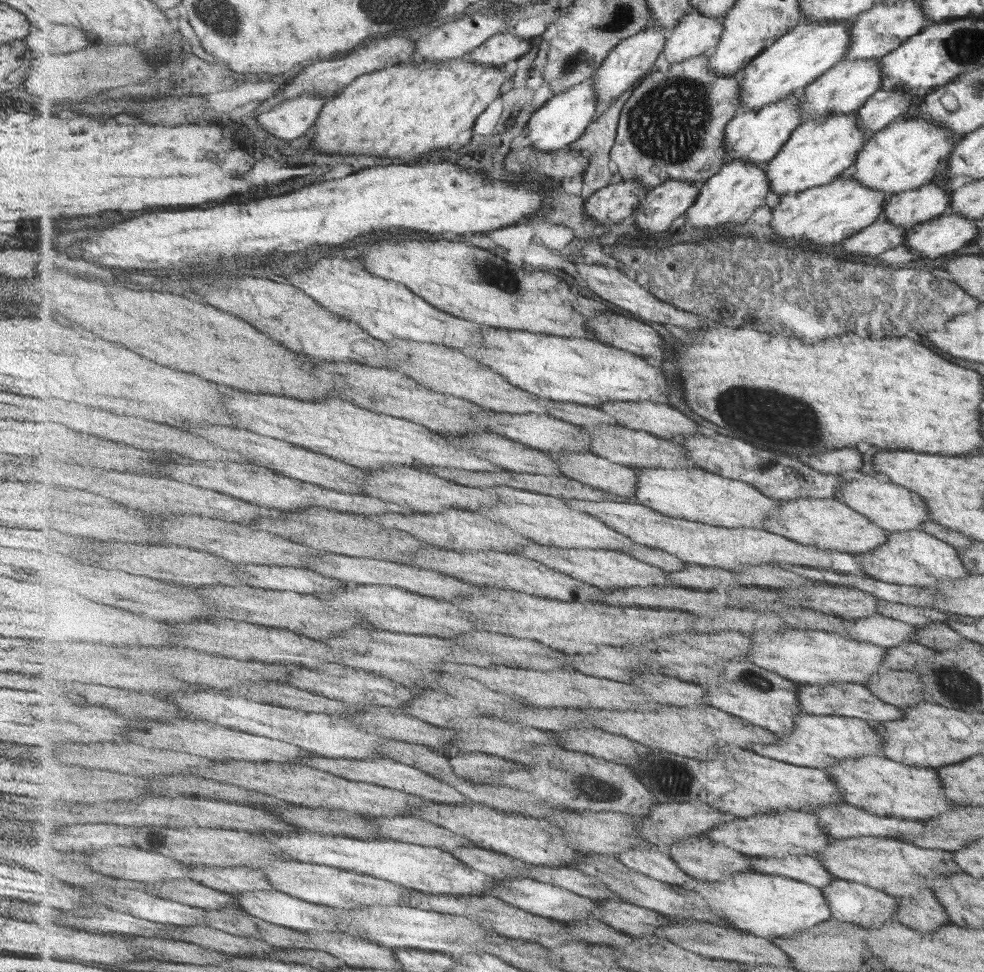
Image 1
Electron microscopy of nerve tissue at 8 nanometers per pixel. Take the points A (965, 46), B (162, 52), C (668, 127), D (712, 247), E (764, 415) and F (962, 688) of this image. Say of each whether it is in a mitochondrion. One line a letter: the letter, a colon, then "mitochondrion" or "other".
A: mitochondrion
B: mitochondrion
C: mitochondrion
D: mitochondrion
E: mitochondrion
F: mitochondrion

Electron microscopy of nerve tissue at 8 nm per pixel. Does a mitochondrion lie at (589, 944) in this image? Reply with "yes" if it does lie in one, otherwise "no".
no

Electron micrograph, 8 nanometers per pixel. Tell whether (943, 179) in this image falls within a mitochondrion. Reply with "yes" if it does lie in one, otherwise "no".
no

